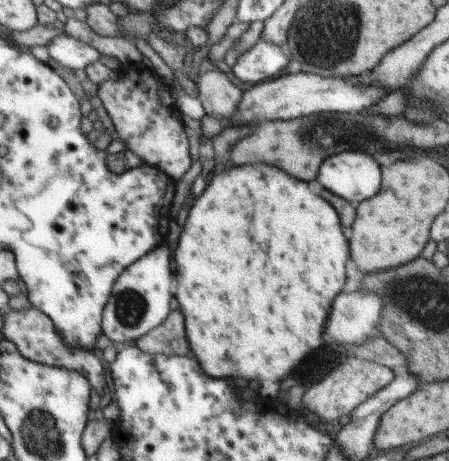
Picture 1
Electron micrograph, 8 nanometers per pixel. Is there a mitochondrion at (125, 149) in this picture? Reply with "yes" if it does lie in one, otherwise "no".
no

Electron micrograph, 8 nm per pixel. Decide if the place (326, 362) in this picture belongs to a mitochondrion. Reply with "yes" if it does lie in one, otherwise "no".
yes

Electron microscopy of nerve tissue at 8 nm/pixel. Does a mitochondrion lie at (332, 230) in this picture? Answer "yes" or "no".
no

